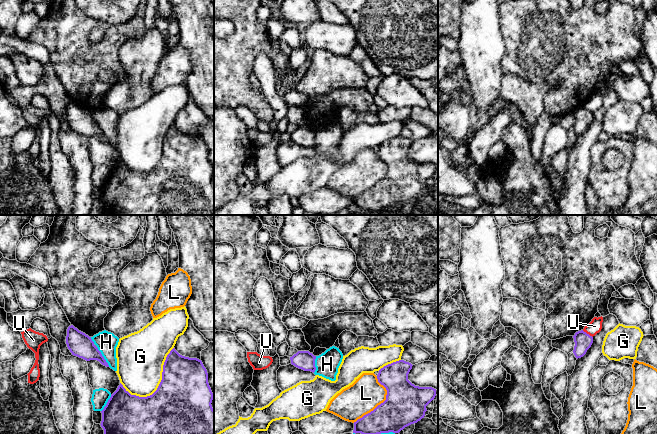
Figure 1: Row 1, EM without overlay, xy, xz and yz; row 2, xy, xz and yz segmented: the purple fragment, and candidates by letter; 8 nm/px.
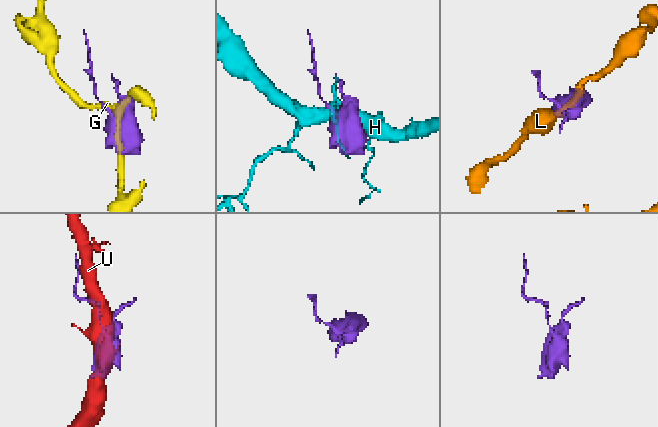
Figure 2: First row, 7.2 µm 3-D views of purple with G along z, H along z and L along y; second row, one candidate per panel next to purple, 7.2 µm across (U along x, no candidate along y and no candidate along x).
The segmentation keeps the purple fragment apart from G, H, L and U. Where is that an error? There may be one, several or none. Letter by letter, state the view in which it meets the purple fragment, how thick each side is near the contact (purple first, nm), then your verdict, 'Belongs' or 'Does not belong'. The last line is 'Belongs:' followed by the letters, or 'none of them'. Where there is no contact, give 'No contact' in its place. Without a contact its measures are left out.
G: Touches purple in xy. Thickness 480 nm (purple) against 380 nm. Does not belong
H: Touches purple in xy. Thickness 190 nm (purple) against 170 nm. Does not belong
L: Touches purple in xz. Thickness 320 nm (purple) against 280 nm. Does not belong
U: Touches purple in yz. Thickness 140 nm (purple) against 110 nm. Does not belong
Belongs: none of them

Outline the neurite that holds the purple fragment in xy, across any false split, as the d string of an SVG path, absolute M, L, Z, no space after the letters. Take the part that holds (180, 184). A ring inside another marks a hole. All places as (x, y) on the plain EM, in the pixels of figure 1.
M173 124L163 141L162 156L150 172L131 171L120 159L101 187L103 215L214 215L213 169L208 159L208 149L201 136L180 131Z

